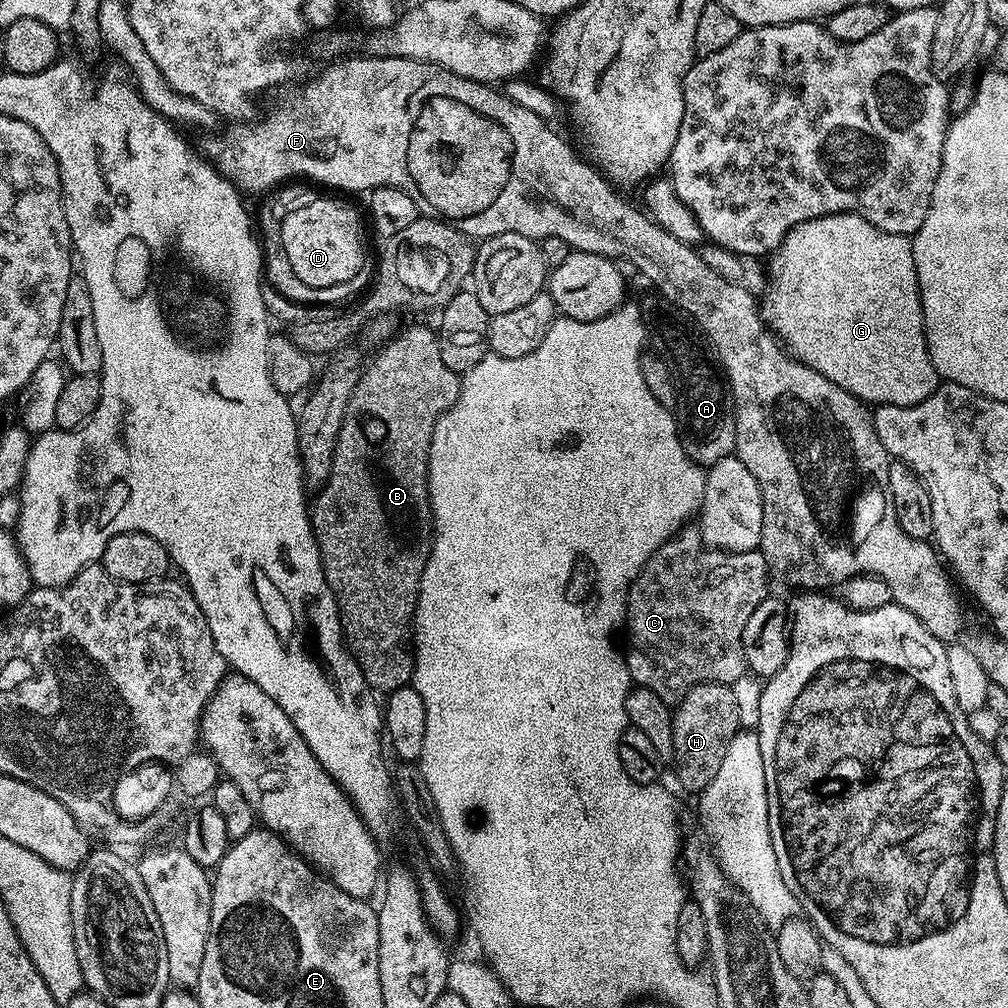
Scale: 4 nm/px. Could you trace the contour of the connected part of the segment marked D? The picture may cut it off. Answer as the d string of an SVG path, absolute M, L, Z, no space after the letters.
M312 200L302 204L289 210L280 222L282 246L286 246L286 258L290 258L294 274L311 288L332 288L354 278L365 267L360 220L355 210L340 200Z

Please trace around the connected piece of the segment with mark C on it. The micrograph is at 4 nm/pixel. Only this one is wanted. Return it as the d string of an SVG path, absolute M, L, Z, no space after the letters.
M685 526L666 543L648 561L646 566L636 575L636 580L628 591L628 611L626 613L626 632L628 628L628 649L623 649L624 664L628 668L628 675L633 685L654 690L658 698L662 698L669 706L679 704L680 699L696 684L731 684L746 675L744 662L744 631L746 622L750 622L750 614L758 610L760 603L769 596L768 580L770 573L764 553L759 550L751 552L730 552L723 548L710 548L700 539L699 531Z

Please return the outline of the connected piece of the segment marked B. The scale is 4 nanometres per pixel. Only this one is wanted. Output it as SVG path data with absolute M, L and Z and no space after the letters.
M416 324L413 328L404 328L372 361L367 361L361 371L358 386L346 406L346 418L342 418L342 430L338 430L338 442L334 446L334 458L330 466L328 481L315 493L310 504L312 533L316 535L316 545L320 547L320 561L324 567L324 577L334 594L334 602L340 611L340 631L344 633L344 644L348 653L358 662L364 675L365 685L369 689L377 688L381 694L387 694L399 688L409 687L412 678L412 652L410 651L410 633L412 614L416 610L416 599L420 593L420 575L428 561L432 549L432 507L428 497L428 451L438 417L454 404L460 393L461 377L446 362L438 350L438 338L433 329Z

